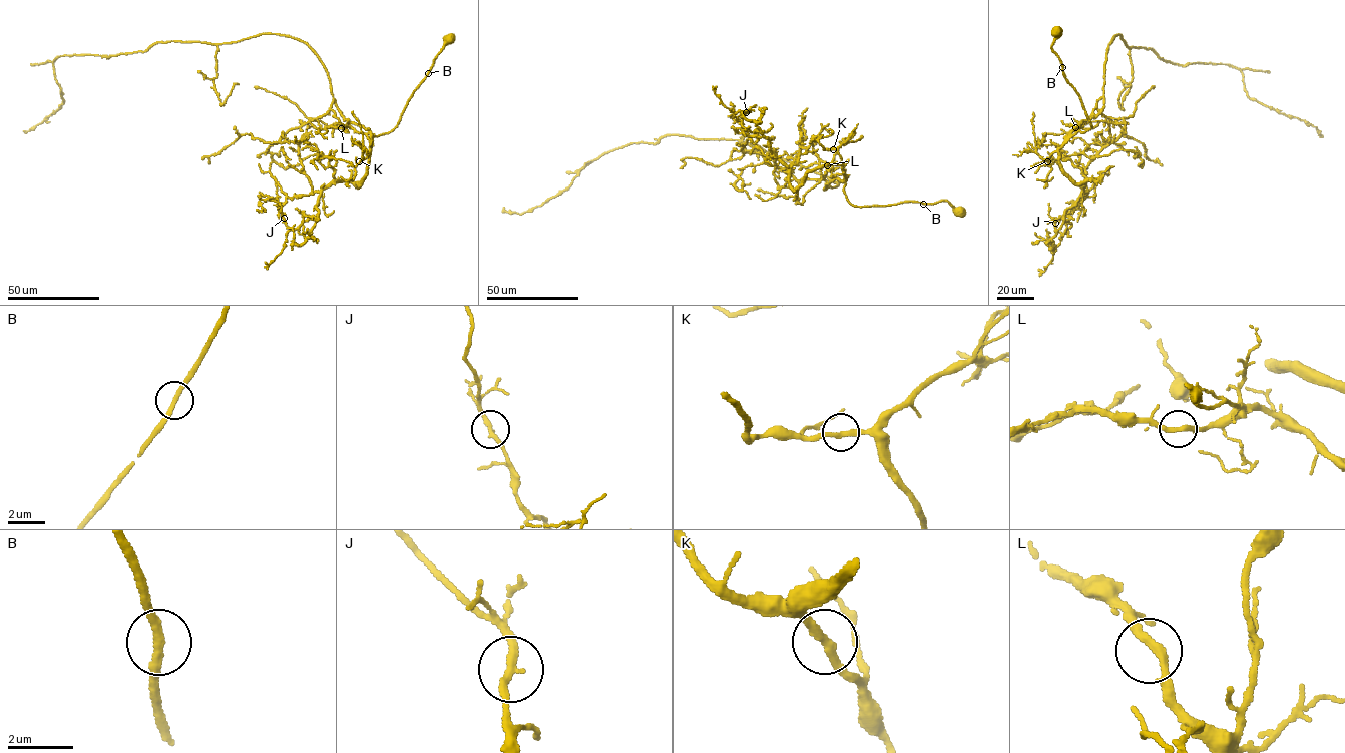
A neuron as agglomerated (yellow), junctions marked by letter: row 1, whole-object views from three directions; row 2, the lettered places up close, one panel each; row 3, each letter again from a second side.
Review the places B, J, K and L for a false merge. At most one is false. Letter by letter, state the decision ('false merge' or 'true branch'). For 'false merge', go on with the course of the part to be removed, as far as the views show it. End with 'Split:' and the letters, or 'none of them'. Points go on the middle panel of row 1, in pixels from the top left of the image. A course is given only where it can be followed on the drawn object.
B: true branch
J: true branch
K: true branch
L: true branch
Split: none of them

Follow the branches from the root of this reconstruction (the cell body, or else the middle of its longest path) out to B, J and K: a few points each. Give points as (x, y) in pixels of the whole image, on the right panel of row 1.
B: (1057, 32), (1051, 49), (1062, 67)
J: (1057, 32), (1091, 125), (1058, 149), (1060, 168), (1101, 179), (1065, 233), (1055, 223)
K: (1057, 32), (1051, 49), (1091, 125), (1084, 132), (1076, 132), (1047, 158), (1047, 161)

